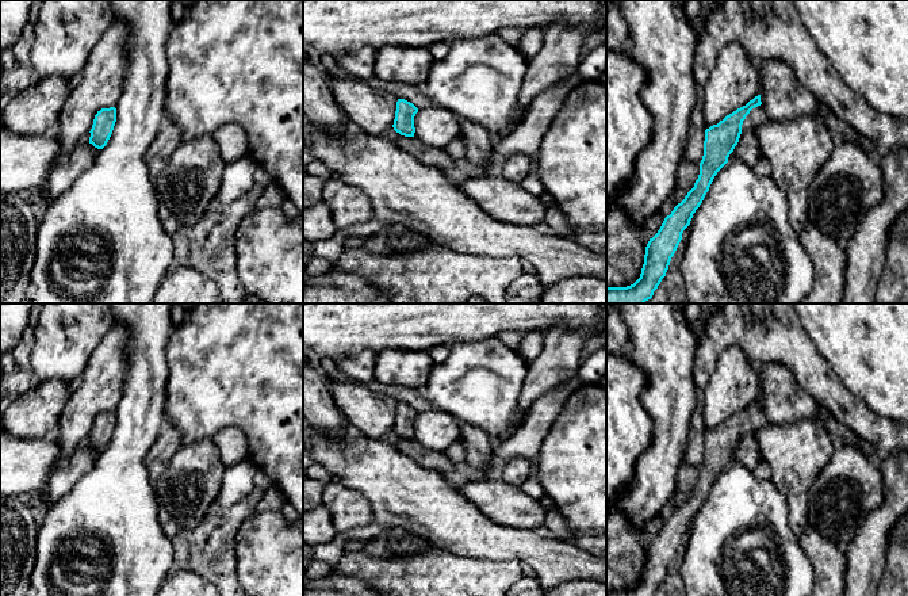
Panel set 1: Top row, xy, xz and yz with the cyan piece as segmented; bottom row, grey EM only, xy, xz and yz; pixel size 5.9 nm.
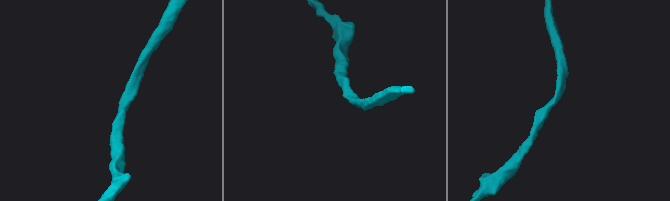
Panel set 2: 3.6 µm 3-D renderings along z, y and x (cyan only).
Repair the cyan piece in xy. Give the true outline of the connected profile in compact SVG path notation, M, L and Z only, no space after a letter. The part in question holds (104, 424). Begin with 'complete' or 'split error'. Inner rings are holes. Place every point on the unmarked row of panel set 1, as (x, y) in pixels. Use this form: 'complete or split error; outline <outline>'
complete; outline M101 412L97 414L93 423L93 428L91 432L89 447L92 447L97 452L103 452L114 433L116 425L116 412Z

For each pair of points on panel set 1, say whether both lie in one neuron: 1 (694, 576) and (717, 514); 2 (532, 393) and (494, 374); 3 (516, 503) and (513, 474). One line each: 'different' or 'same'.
1: same
2: different
3: different

